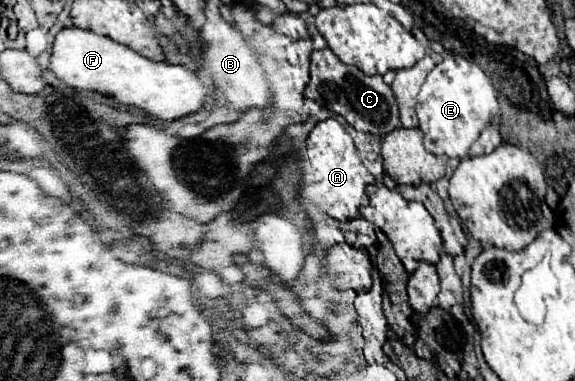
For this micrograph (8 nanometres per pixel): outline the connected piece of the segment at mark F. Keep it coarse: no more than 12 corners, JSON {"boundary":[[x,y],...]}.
{"boundary":[[57,33],[49,69],[69,87],[167,121],[207,87],[107,35]]}

